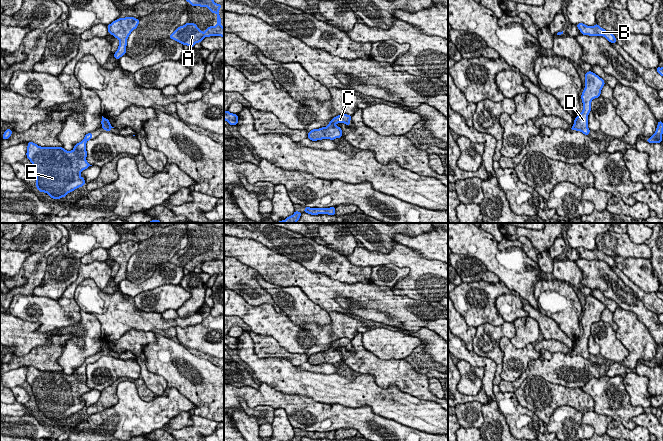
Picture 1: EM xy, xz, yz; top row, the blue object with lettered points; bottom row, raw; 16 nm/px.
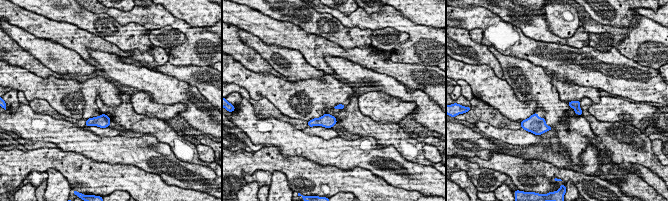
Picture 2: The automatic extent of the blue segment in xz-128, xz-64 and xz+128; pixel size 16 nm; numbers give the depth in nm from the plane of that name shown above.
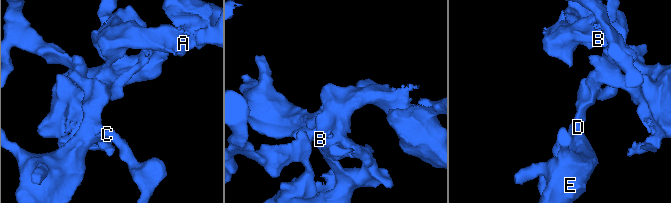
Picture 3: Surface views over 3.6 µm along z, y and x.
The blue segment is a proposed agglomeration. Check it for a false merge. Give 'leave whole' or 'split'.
leave whole

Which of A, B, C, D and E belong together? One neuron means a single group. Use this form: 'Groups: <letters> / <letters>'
Groups: A B C D E

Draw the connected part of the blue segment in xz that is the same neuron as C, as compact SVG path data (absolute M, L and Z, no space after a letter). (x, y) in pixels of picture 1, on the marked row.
M341 114L332 118L329 124L326 127L322 127L319 129L313 129L308 132L307 138L312 141L322 140L322 139L330 139L334 140L336 138L342 137L342 129L338 127L337 123L344 123L346 125L350 124L351 115Z

